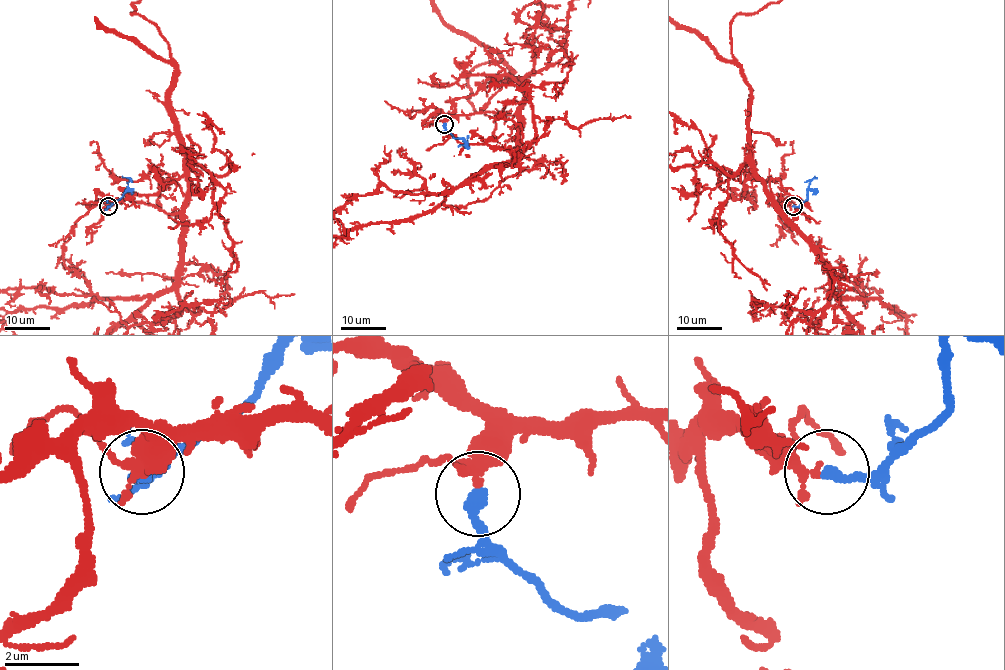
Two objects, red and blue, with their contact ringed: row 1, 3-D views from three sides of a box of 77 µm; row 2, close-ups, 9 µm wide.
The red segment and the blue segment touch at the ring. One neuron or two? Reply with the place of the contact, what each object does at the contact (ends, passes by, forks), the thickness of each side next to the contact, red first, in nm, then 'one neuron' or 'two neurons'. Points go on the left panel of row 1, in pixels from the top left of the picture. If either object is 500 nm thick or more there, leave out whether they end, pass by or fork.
(108, 206) | red forks | blue ends | 170/340 nm | one neuron

